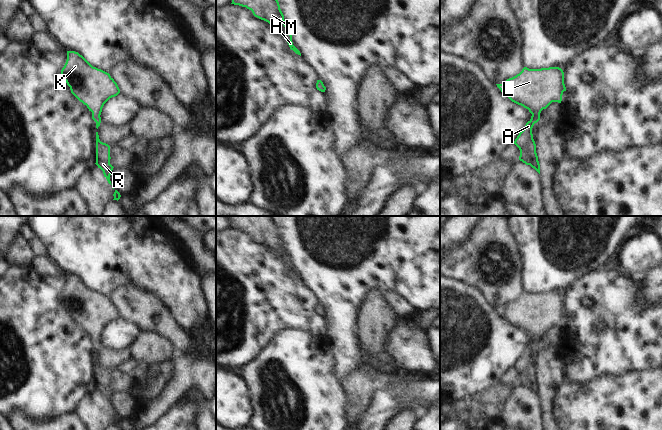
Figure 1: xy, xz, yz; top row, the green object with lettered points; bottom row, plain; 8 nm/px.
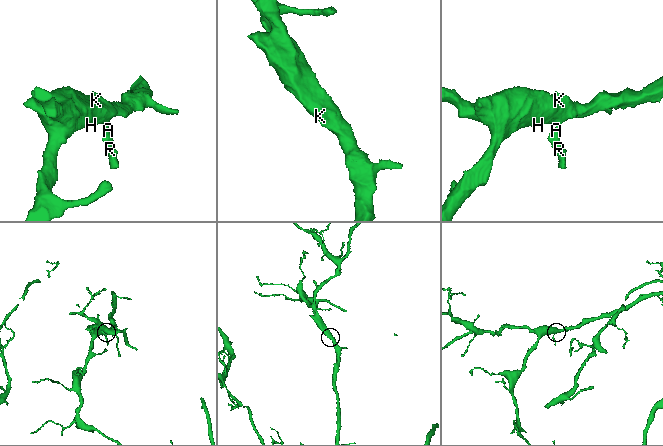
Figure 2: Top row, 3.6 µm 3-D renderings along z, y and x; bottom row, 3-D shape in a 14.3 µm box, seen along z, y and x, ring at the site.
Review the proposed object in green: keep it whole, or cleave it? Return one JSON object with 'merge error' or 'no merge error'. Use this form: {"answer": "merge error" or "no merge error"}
{"answer": "no merge error"}

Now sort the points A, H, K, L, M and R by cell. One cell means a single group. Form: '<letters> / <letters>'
A H K L M R

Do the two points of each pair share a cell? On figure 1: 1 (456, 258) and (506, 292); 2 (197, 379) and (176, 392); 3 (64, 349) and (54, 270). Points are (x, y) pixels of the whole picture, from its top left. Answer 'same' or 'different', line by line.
1: same
2: same
3: different

